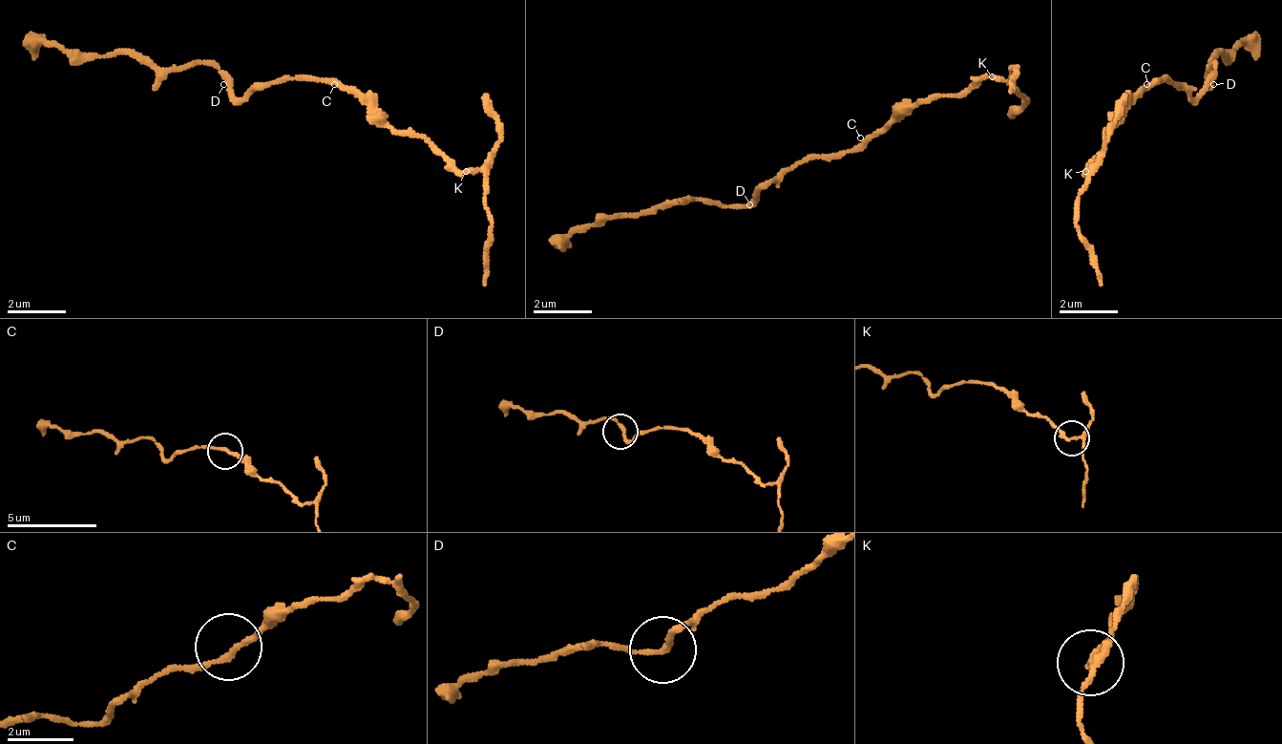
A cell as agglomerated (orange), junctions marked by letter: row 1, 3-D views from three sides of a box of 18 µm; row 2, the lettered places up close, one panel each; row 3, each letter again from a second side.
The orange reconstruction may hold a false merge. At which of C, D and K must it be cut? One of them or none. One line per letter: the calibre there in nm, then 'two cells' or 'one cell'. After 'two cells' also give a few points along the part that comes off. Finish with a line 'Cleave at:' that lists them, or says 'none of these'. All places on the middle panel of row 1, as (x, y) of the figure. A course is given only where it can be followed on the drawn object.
C: 180 nm thick; one cell
D: 180 nm thick; one cell
K: 170 nm thick; two cells; foreign part runs (994, 78), (1016, 72), (1008, 94)
Cleave at: K

